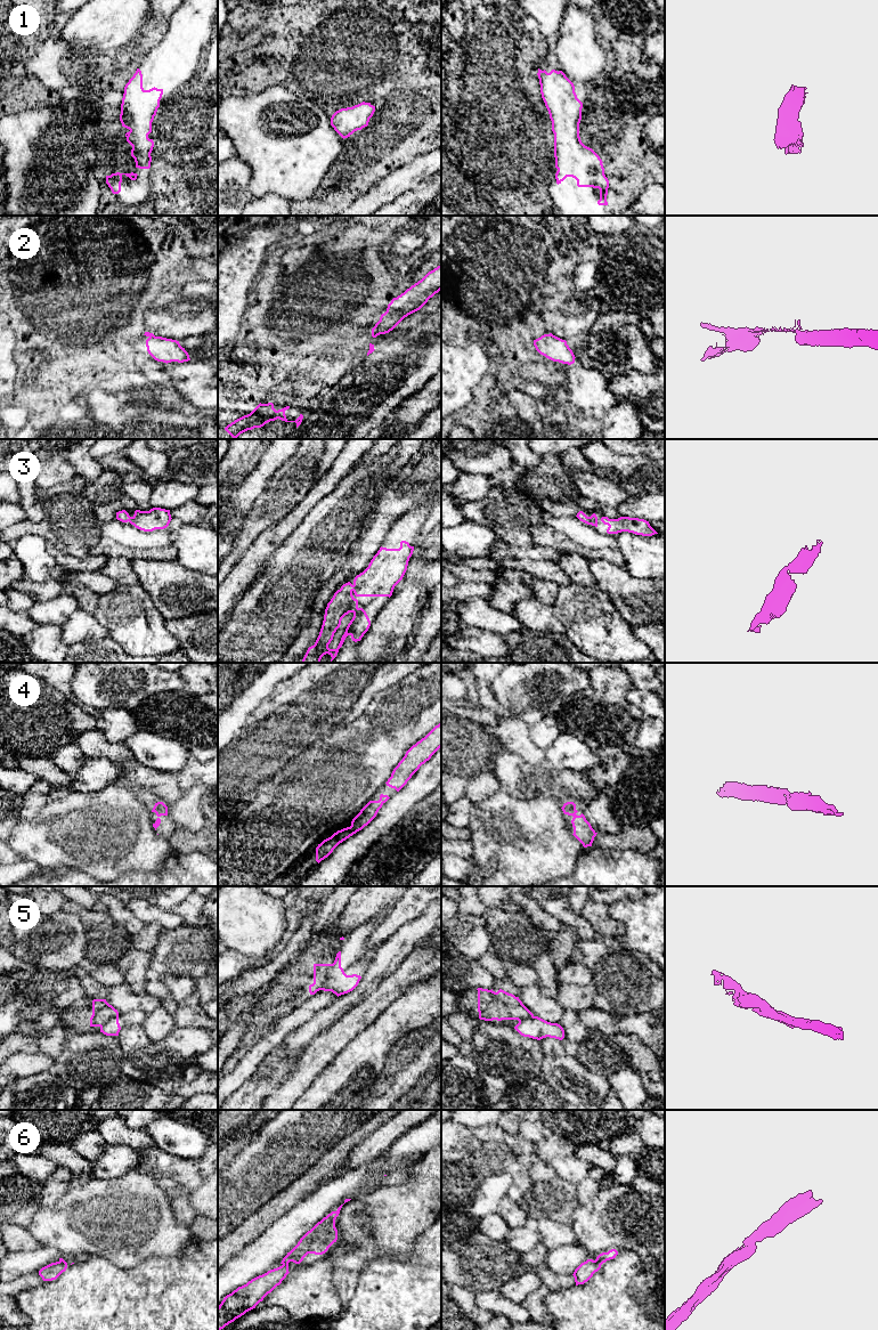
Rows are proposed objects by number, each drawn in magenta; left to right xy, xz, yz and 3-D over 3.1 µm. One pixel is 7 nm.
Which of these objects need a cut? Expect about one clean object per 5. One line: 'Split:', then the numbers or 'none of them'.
Split: 5

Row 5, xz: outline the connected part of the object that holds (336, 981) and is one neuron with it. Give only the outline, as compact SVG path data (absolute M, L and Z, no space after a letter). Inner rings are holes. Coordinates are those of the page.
M339 951L332 967L326 973L326 979L320 990L332 991L339 997L352 991L358 986L360 979L360 975L347 975L344 973L341 967L341 951Z

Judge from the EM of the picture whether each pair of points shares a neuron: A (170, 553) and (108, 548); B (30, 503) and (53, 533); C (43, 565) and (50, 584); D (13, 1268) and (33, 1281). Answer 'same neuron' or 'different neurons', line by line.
A: same neuron
B: different neurons
C: different neurons
D: different neurons

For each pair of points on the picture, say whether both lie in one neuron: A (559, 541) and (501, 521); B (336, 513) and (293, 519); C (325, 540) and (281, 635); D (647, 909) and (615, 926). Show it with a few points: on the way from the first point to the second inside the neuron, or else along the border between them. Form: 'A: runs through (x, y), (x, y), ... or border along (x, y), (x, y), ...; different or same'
A: border along (542, 522), (530, 528), (530, 537), (535, 543); different
B: border along (323, 499), (286, 537); different
C: runs through (302, 564), (297, 570), (292, 589), (282, 611); same
D: border along (608, 906), (610, 916), (624, 926), (622, 938); different

